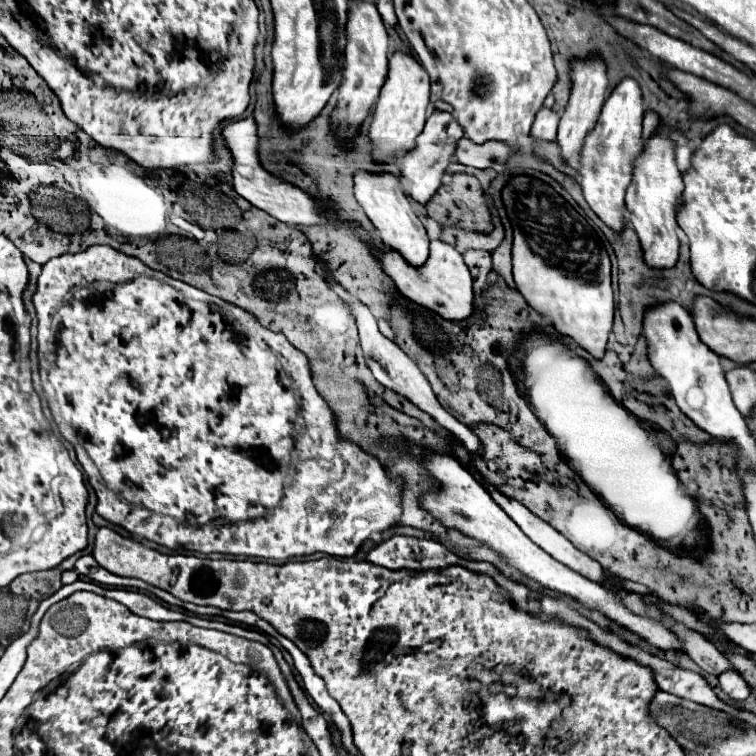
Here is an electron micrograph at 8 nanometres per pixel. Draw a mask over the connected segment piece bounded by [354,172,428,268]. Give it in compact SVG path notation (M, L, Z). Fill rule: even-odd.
M356 172L354 192L358 204L362 206L374 228L378 230L382 244L388 250L398 252L410 266L420 268L428 260L428 236L420 218L412 212L412 202L406 200L406 194L402 192L400 180L394 178L392 174Z

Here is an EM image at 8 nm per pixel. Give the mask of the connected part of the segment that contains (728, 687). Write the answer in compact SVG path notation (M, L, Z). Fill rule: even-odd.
M722 672L722 676L718 676L718 680L720 680L720 688L730 696L730 700L744 702L750 696L748 684L740 672Z

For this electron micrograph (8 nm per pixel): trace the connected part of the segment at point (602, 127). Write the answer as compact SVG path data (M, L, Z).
M624 78L608 96L594 132L590 132L590 136L586 136L584 140L584 148L580 156L578 174L582 176L580 180L582 194L588 206L592 208L592 212L616 234L620 234L626 224L624 194L632 180L634 160L640 156L644 148L642 118L644 118L642 92L632 78Z

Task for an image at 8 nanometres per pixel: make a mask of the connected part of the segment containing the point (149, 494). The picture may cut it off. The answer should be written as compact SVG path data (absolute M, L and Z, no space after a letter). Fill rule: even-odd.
M92 246L86 252L62 254L46 262L38 278L34 306L38 314L40 338L54 339L49 342L44 341L41 345L42 350L46 352L43 356L37 353L41 384L60 434L74 446L78 454L78 463L98 496L96 512L108 522L118 524L130 534L142 536L170 550L256 556L256 558L274 558L286 562L292 556L306 556L314 552L322 552L328 556L354 556L366 538L370 538L374 532L388 530L394 524L394 520L402 514L400 480L388 476L374 456L362 452L354 444L348 444L348 440L338 438L336 420L332 412L326 408L326 402L318 396L316 388L312 386L312 376L306 356L298 352L286 340L286 336L278 332L270 332L268 328L260 328L258 320L254 320L248 312L242 312L242 308L238 310L234 308L234 304L226 304L216 296L210 296L162 272L146 268L140 260L130 258L110 246ZM134 504L138 504L138 508L150 508L150 512L162 512L166 520L158 520L158 516L134 516Z

